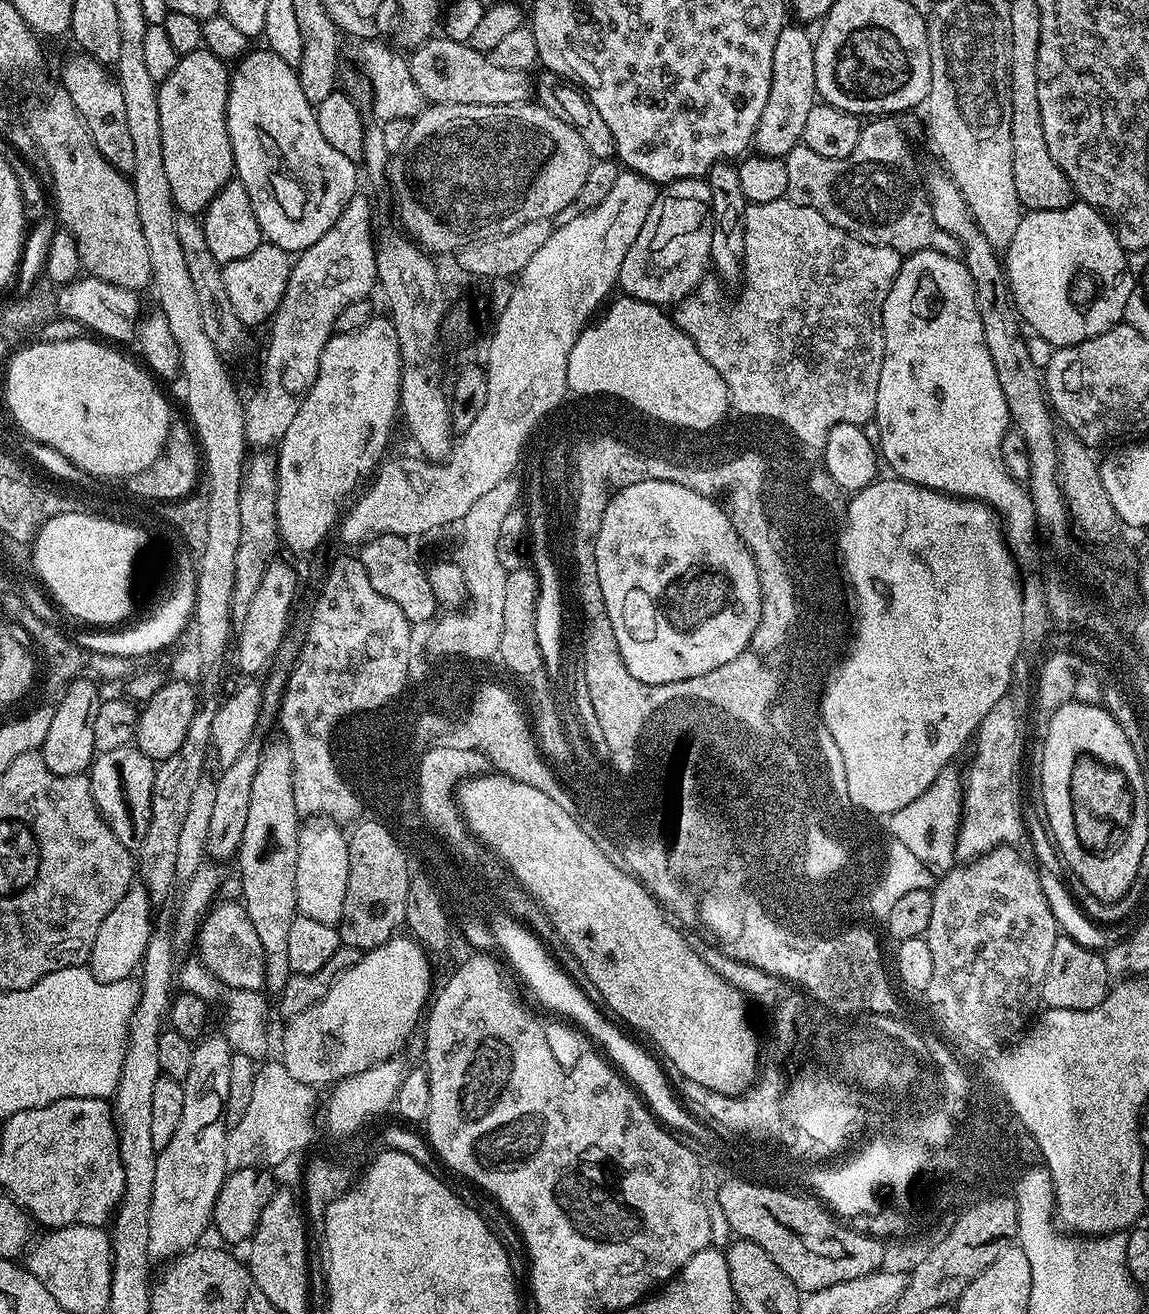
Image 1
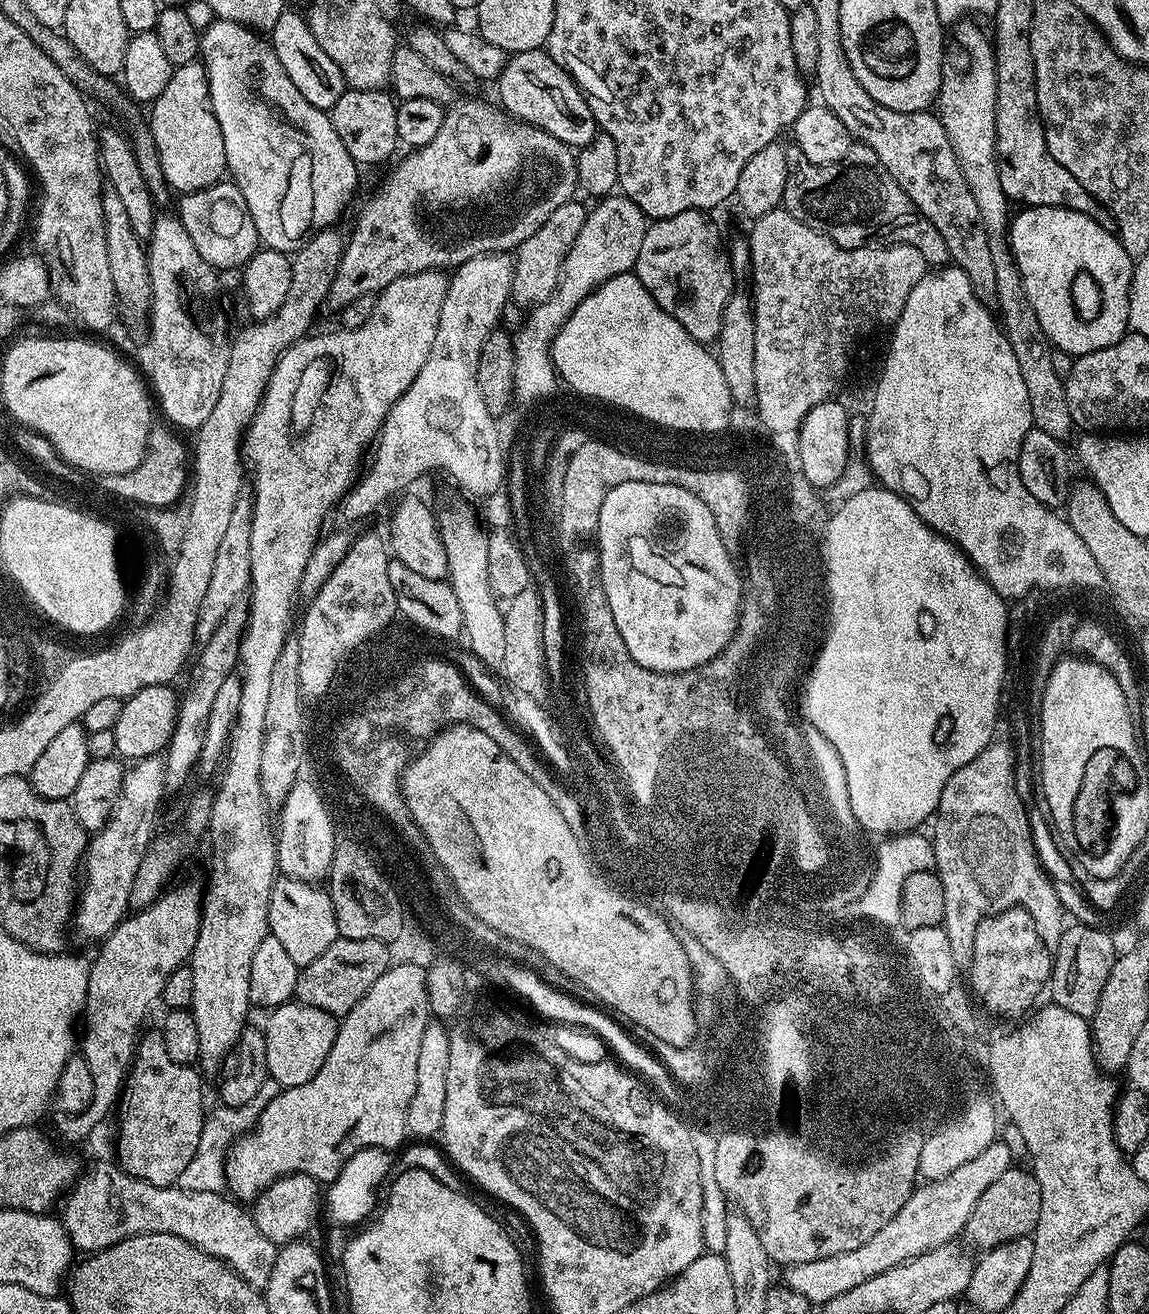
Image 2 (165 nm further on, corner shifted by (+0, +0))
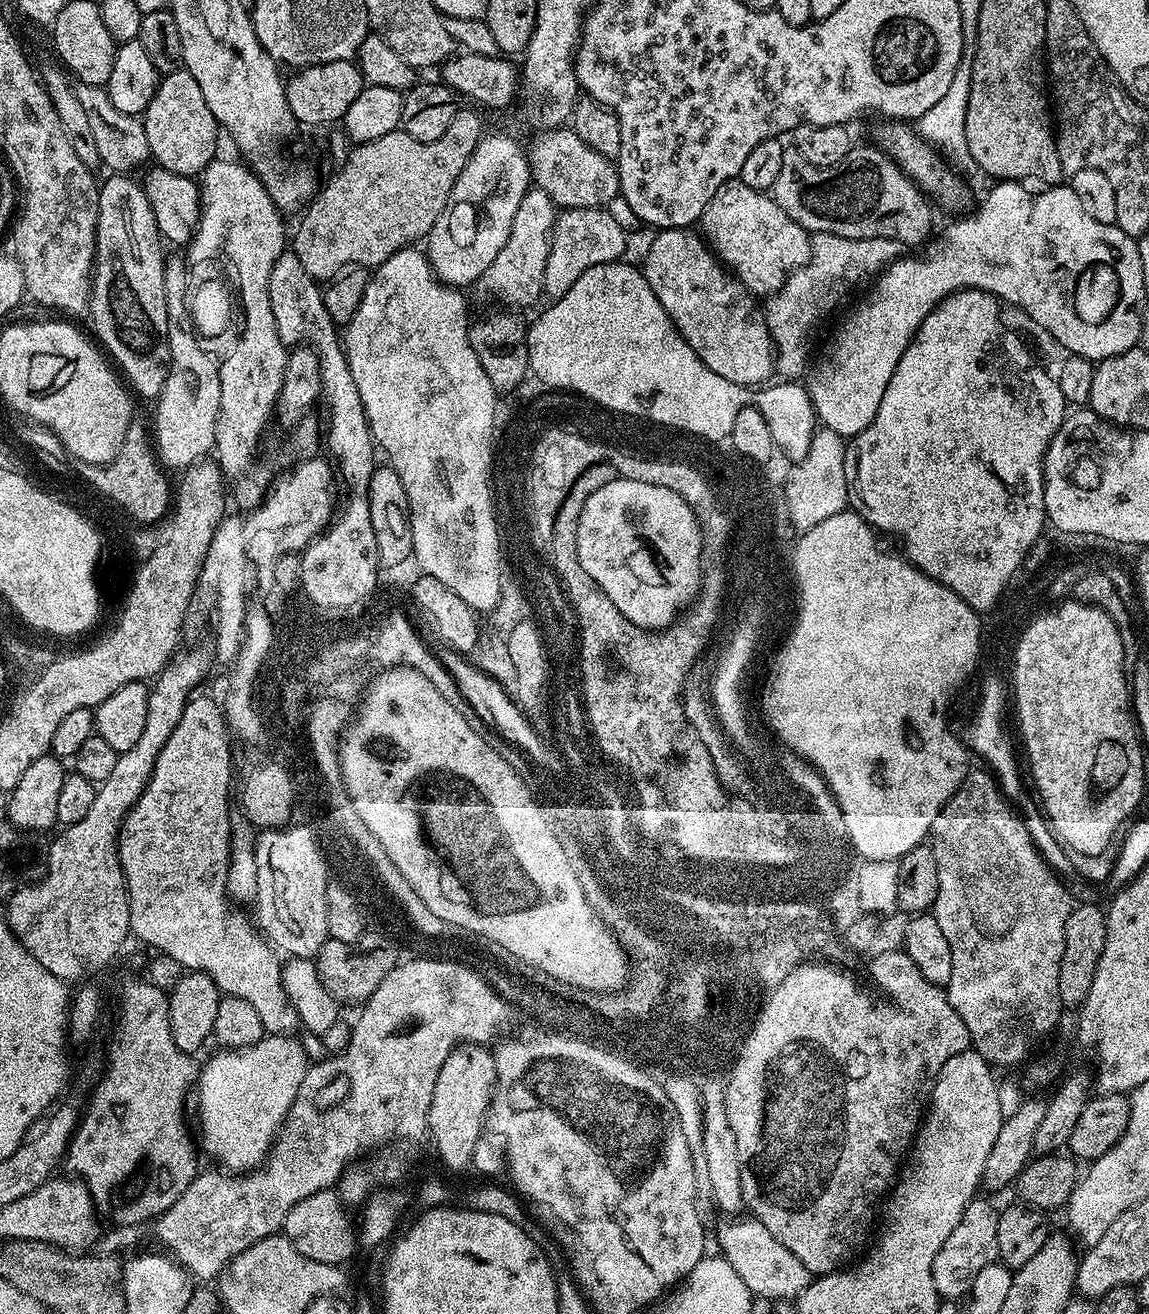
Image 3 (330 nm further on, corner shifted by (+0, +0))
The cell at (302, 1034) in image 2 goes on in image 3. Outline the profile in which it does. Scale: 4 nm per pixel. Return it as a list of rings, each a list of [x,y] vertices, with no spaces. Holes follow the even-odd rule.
[[[265,1035],[264,1039],[257,1044],[252,1044],[248,1048],[234,1048],[231,1050],[217,1051],[217,1056],[209,1058],[198,1072],[198,1079],[194,1085],[194,1104],[196,1100],[196,1112],[200,1115],[200,1136],[198,1132],[198,1144],[201,1149],[204,1148],[217,1160],[221,1169],[227,1170],[232,1174],[243,1174],[249,1170],[255,1170],[267,1161],[273,1144],[278,1139],[278,1133],[284,1126],[284,1120],[287,1118],[289,1112],[292,1111],[292,1100],[298,1094],[298,1088],[302,1086],[302,1078],[308,1072],[310,1067],[310,1057],[304,1052],[303,1043],[299,1039],[293,1038],[291,1035],[286,1036],[269,1036]]]

